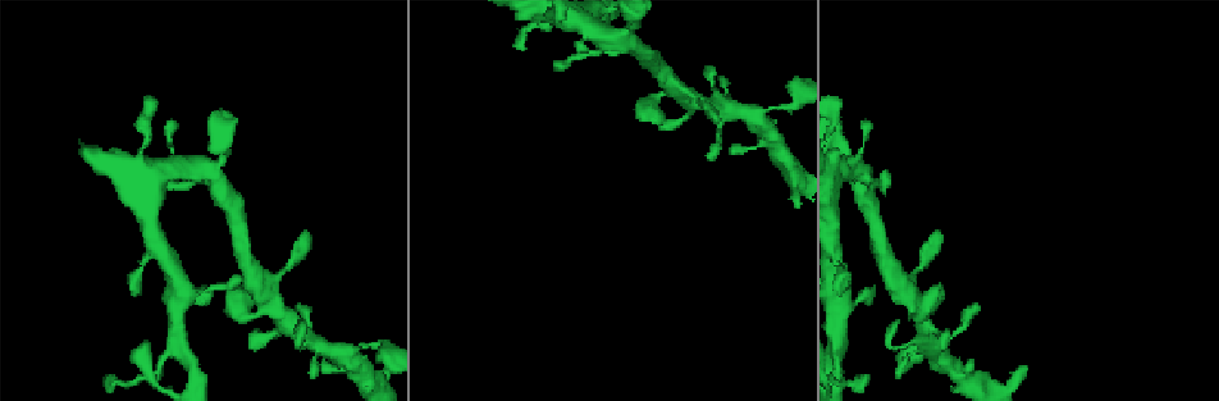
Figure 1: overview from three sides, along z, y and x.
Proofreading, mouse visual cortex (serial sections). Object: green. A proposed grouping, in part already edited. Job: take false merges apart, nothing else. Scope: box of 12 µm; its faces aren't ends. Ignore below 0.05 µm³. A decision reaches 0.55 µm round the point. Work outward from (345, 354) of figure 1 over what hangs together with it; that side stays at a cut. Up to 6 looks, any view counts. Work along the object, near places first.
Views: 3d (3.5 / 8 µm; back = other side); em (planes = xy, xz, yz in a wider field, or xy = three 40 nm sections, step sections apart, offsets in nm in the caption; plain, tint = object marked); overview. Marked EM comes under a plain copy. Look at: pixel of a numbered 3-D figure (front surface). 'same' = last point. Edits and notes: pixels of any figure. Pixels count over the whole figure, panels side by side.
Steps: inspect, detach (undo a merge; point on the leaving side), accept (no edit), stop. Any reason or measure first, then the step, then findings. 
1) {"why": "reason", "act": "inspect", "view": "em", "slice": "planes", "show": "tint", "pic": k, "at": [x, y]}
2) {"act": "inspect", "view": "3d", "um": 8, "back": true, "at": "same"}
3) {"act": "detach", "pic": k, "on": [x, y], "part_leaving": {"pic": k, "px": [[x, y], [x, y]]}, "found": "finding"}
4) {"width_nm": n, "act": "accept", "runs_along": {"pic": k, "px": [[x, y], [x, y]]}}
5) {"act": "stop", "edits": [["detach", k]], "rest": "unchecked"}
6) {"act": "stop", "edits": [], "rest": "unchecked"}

{"why": "thin arm on a thick one", "act": "inspect", "view": "3d", "um": 8, "pic": 1, "at": [921, 339]}

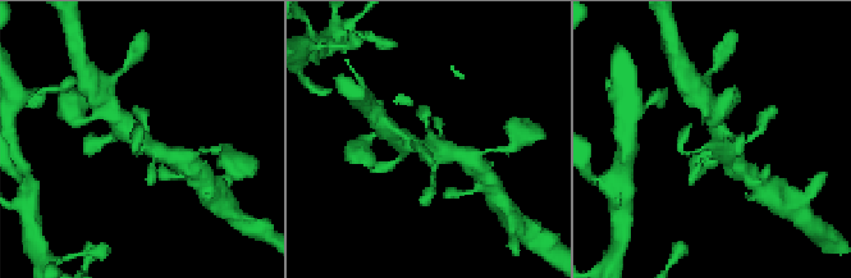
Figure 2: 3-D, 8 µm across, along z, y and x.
{"act": "inspect", "view": "em", "slice": "xy", "step": 2, "show": "tint", "pic": 2, "at": [714, 143]}

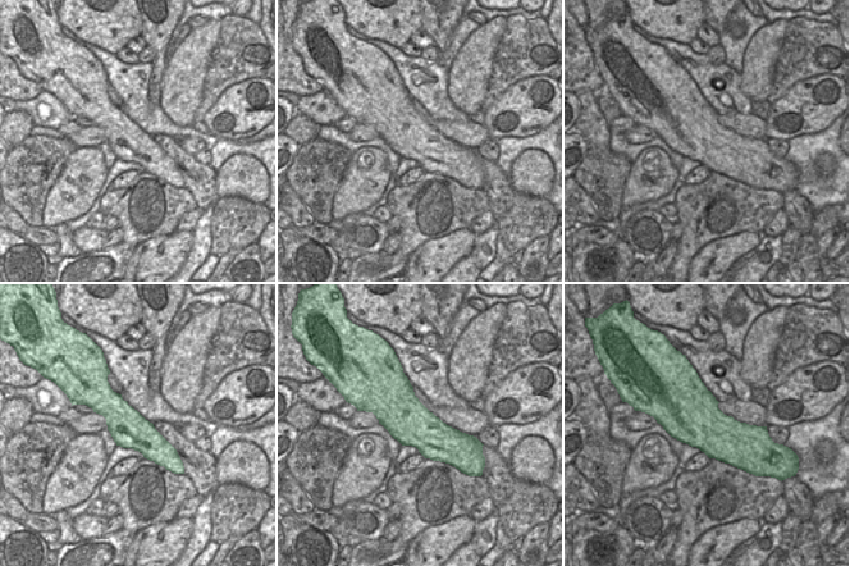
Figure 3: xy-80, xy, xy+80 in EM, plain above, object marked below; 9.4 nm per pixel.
{"act": "accept", "runs_along": {"pic": 2, "px": [[453, 153], [428, 149], [422, 112]]}, "found": "continuous, no second cell"}

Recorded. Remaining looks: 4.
{"why": "sharp bend", "act": "inspect", "view": "3d", "um": 8, "pic": 1, "at": [245, 313]}

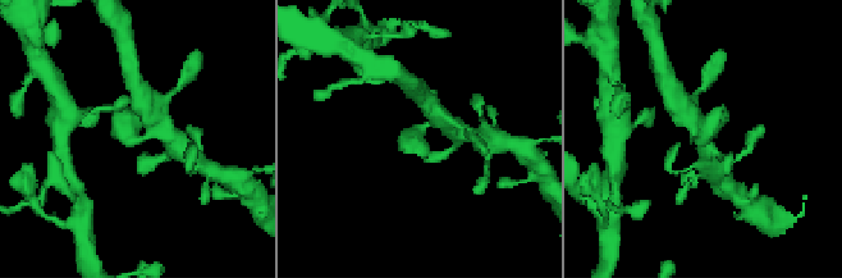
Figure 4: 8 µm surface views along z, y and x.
{"act": "inspect", "view": "3d", "um": 3.5, "pic": 4, "at": [417, 132]}

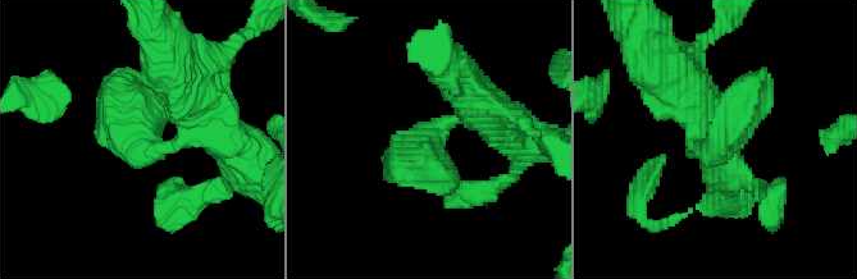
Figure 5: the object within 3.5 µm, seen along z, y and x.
{"act": "accept", "runs_along": {"pic": 5, "px": [[500, 126], [445, 122], [406, 178]]}, "found": "one cell here"}

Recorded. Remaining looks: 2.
{"act": "inspect", "view": "3d", "um": 3.5, "pic": 1, "at": [626, 31]}

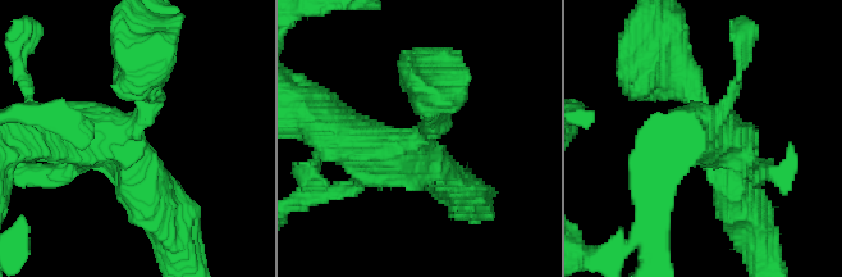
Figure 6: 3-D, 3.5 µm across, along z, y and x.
{"act": "inspect", "view": "em", "slice": "xy", "step": 5, "show": "tint", "pic": 6, "at": [131, 124]}

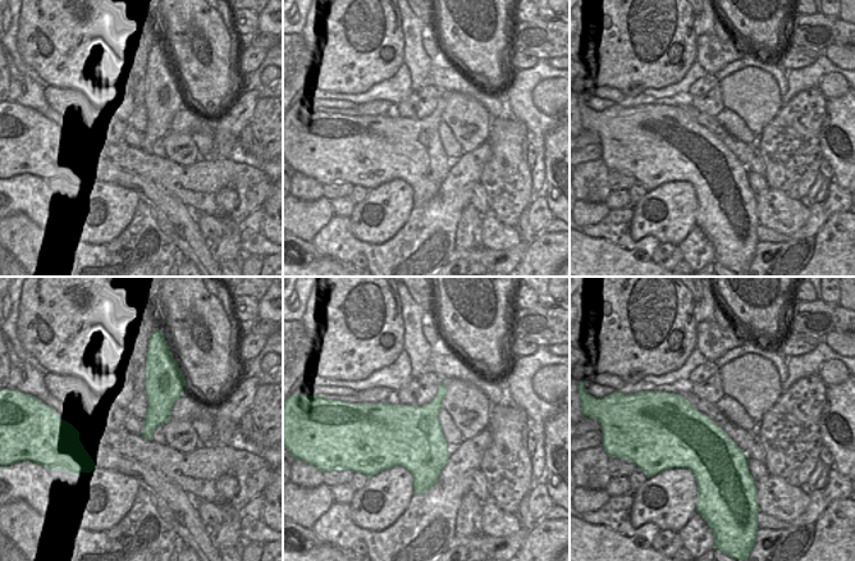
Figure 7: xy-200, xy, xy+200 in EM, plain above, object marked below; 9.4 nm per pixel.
{"width_nm": 600, "act": "accept", "runs_along": {"pic": 6, "px": [[158, 212], [106, 136], [36, 136]]}, "found": "continuous, no second cell"}

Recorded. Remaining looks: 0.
{"act": "stop", "edits": [], "rest": "unchecked"}

